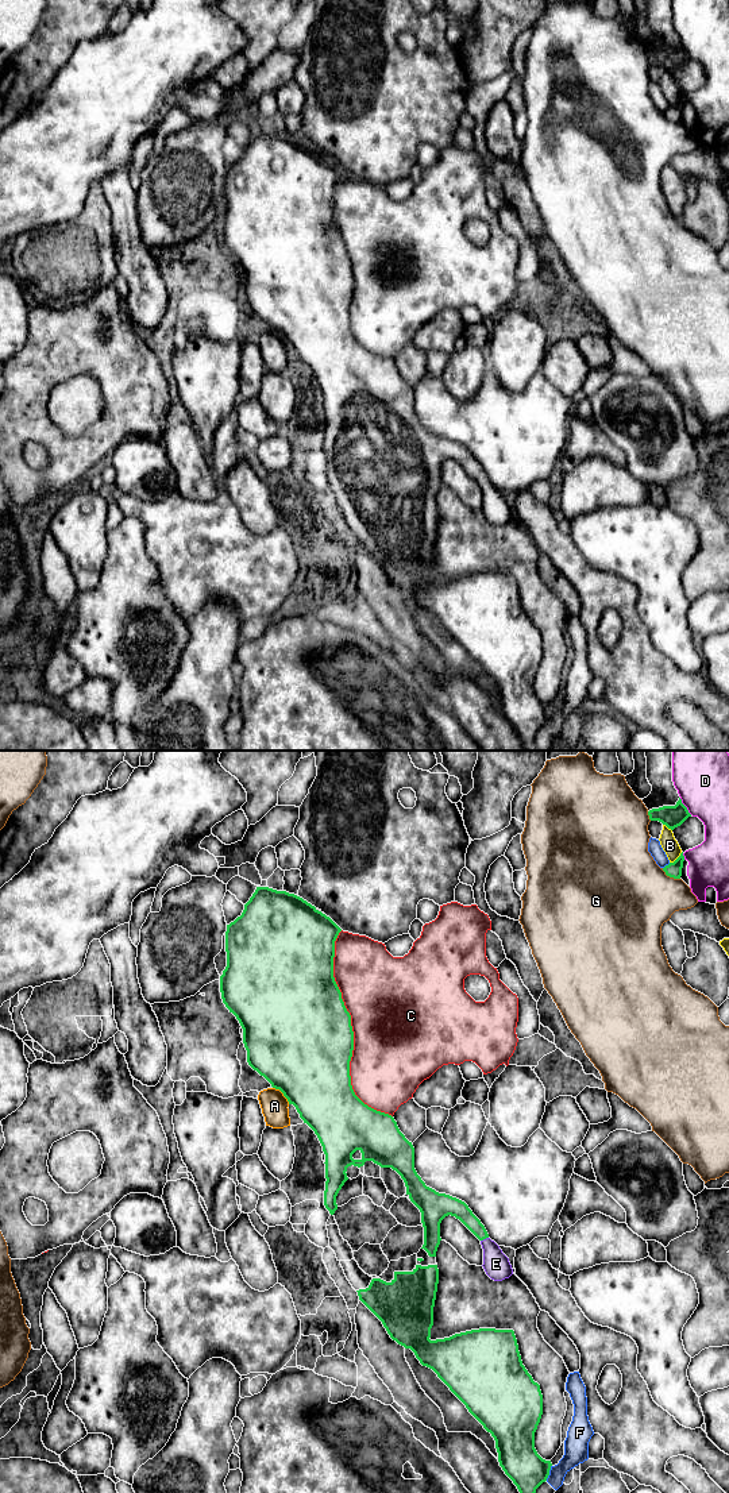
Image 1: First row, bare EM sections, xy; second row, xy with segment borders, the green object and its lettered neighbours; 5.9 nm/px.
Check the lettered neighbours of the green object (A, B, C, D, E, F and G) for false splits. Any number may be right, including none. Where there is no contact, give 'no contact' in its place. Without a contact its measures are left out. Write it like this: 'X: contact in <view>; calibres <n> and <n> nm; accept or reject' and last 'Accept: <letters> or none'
A: contact in xy; calibres 500 and 160 nm; reject
B: contact in xy; calibres 100 and 100 nm; reject
C: contact in xy; calibres 500 and 480 nm; reject
D: contact in xy; calibres 130 and 320 nm; reject
E: contact in xy; calibres 110 and 160 nm; accept
F: contact in xy; calibres 240 and 140 nm; reject
G: contact in xy; calibres 100 and 480 nm; reject
Accept: E

